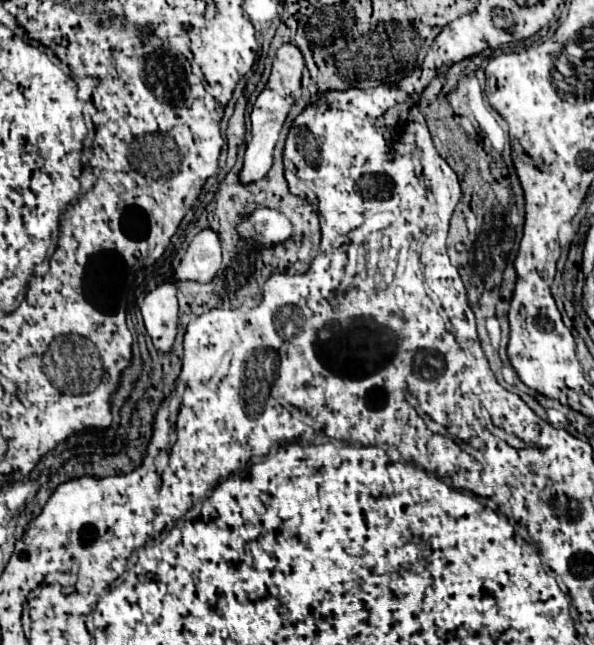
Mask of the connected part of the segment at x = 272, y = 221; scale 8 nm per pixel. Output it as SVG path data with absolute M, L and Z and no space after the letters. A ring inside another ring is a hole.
M261 207L257 209L249 221L243 221L237 231L247 239L257 239L263 245L271 245L277 241L288 239L292 235L291 223L287 217L283 217L283 213L279 213L277 209L267 209Z

